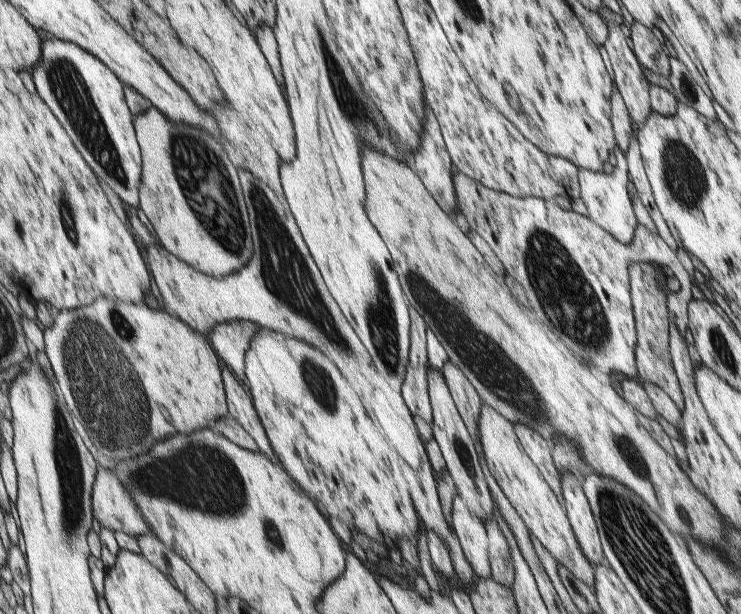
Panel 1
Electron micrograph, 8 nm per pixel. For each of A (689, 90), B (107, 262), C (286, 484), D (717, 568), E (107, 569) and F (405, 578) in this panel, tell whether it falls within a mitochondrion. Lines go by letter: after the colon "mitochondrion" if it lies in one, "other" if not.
A: other
B: other
C: other
D: other
E: other
F: other

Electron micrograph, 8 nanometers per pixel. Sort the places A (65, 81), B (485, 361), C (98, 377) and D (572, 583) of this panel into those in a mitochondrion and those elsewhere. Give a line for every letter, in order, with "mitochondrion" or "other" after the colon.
A: mitochondrion
B: mitochondrion
C: mitochondrion
D: other

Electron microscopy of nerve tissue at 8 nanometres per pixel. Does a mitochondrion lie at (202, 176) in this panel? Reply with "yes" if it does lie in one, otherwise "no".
yes

